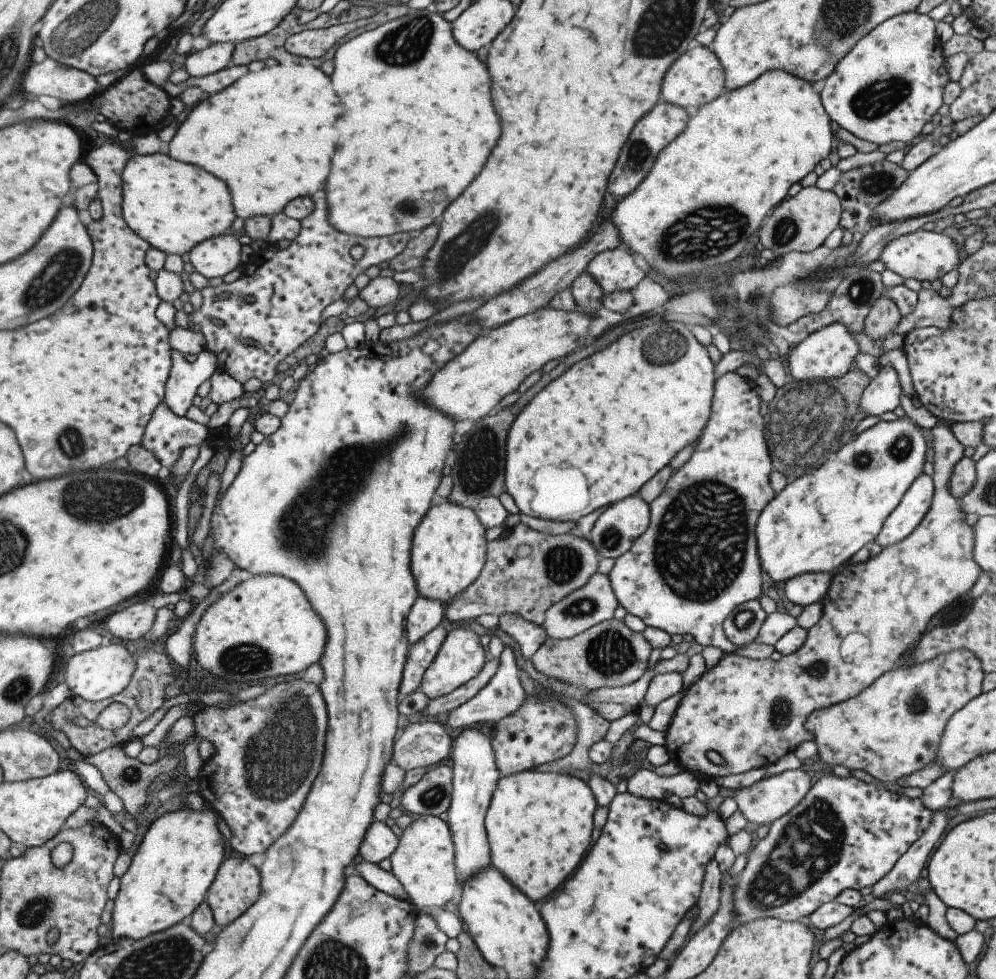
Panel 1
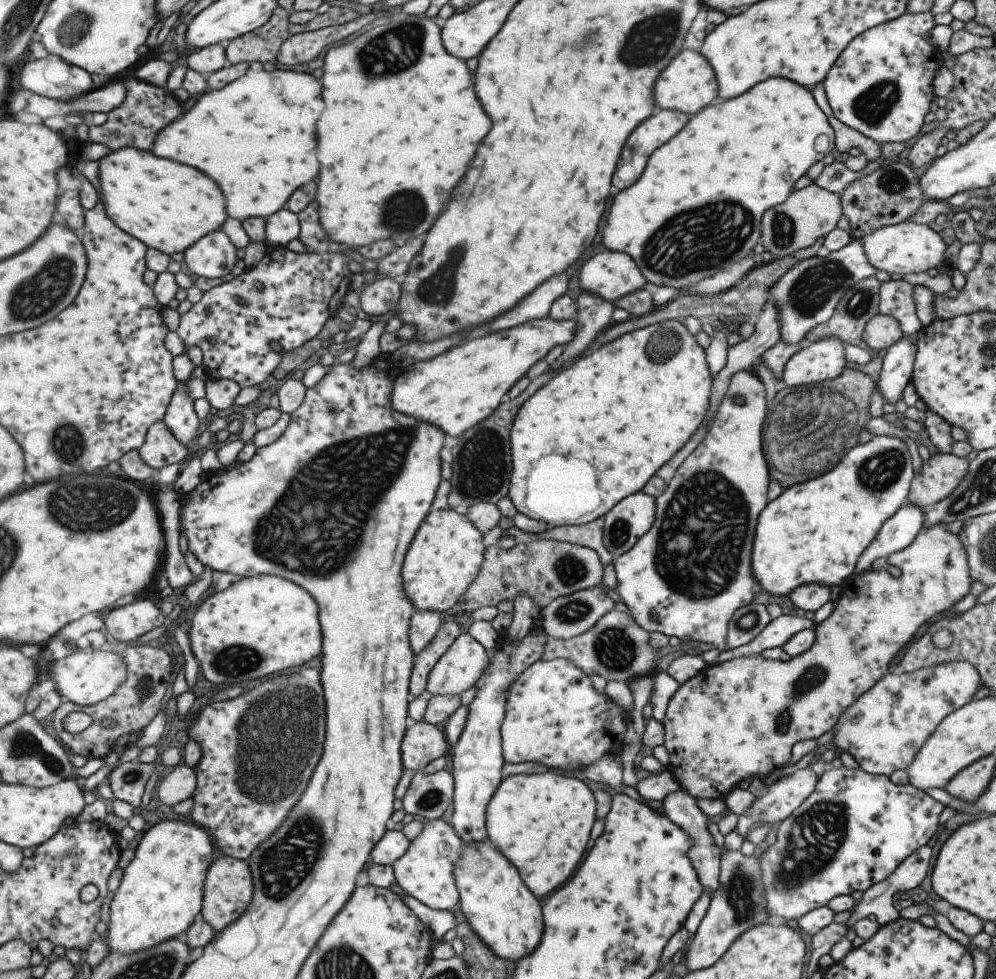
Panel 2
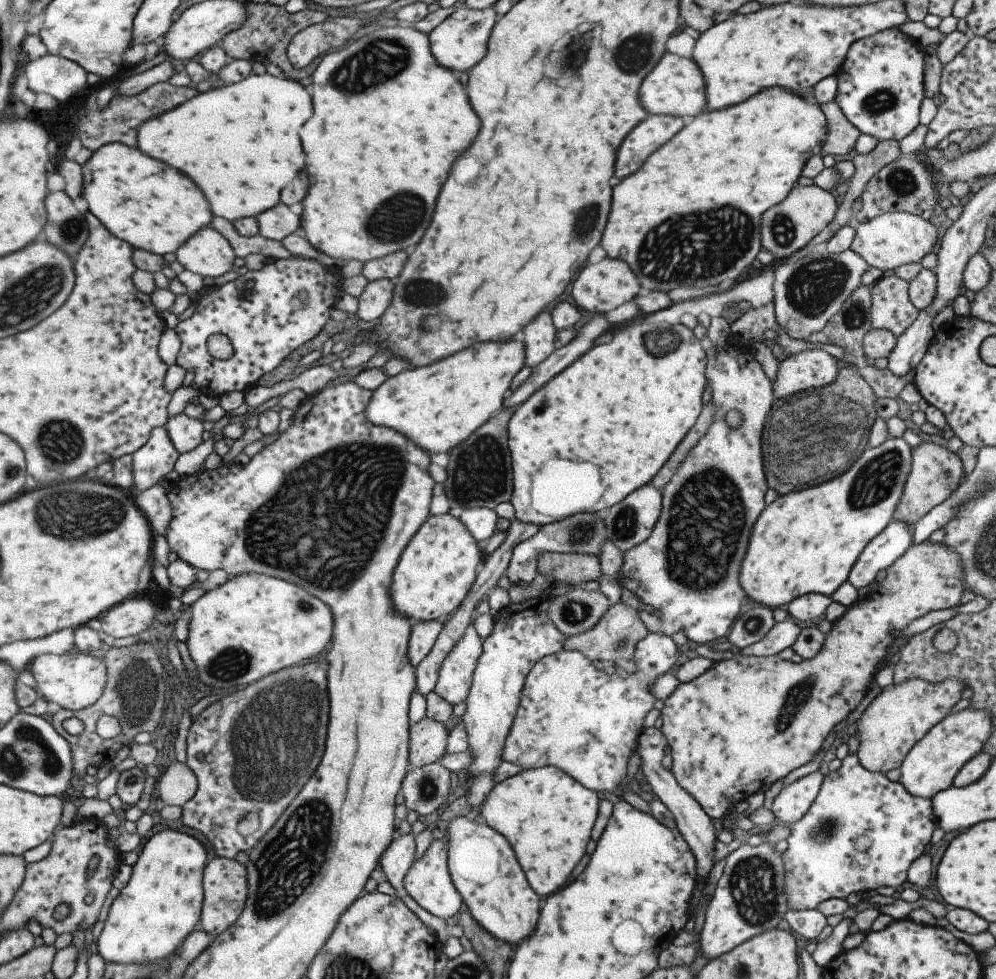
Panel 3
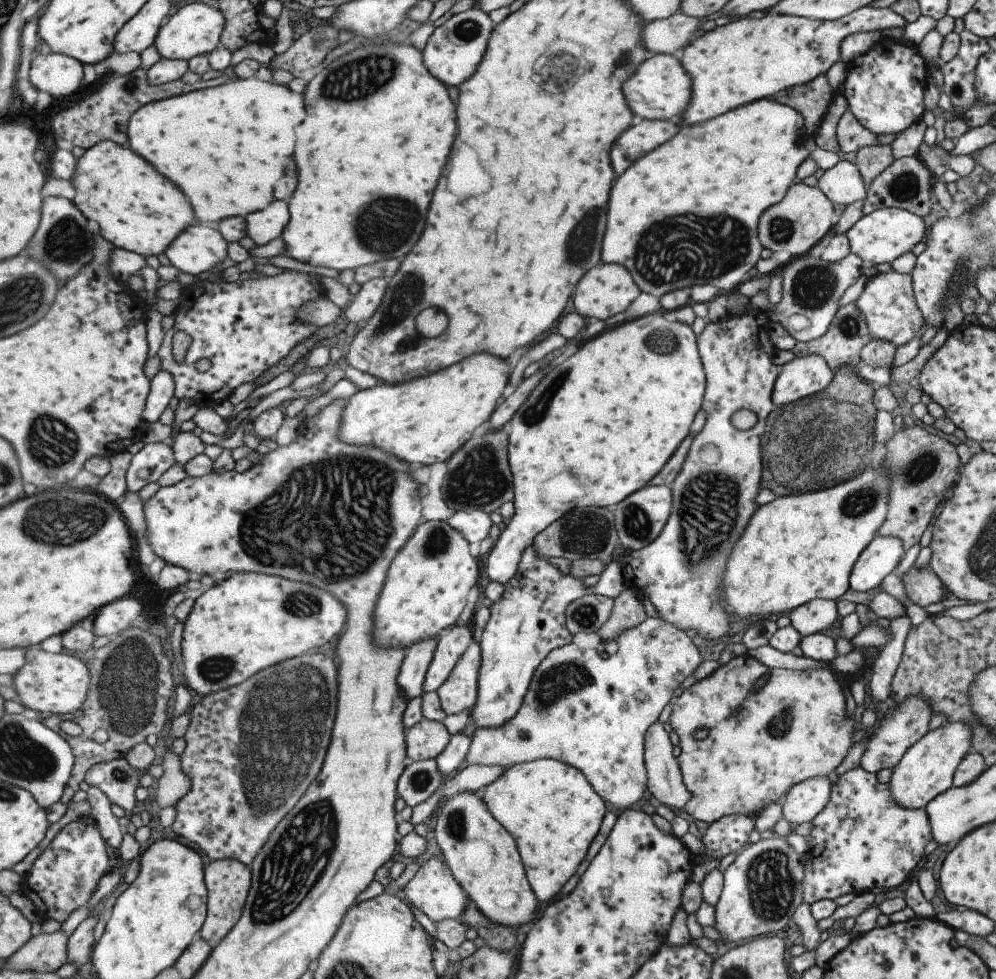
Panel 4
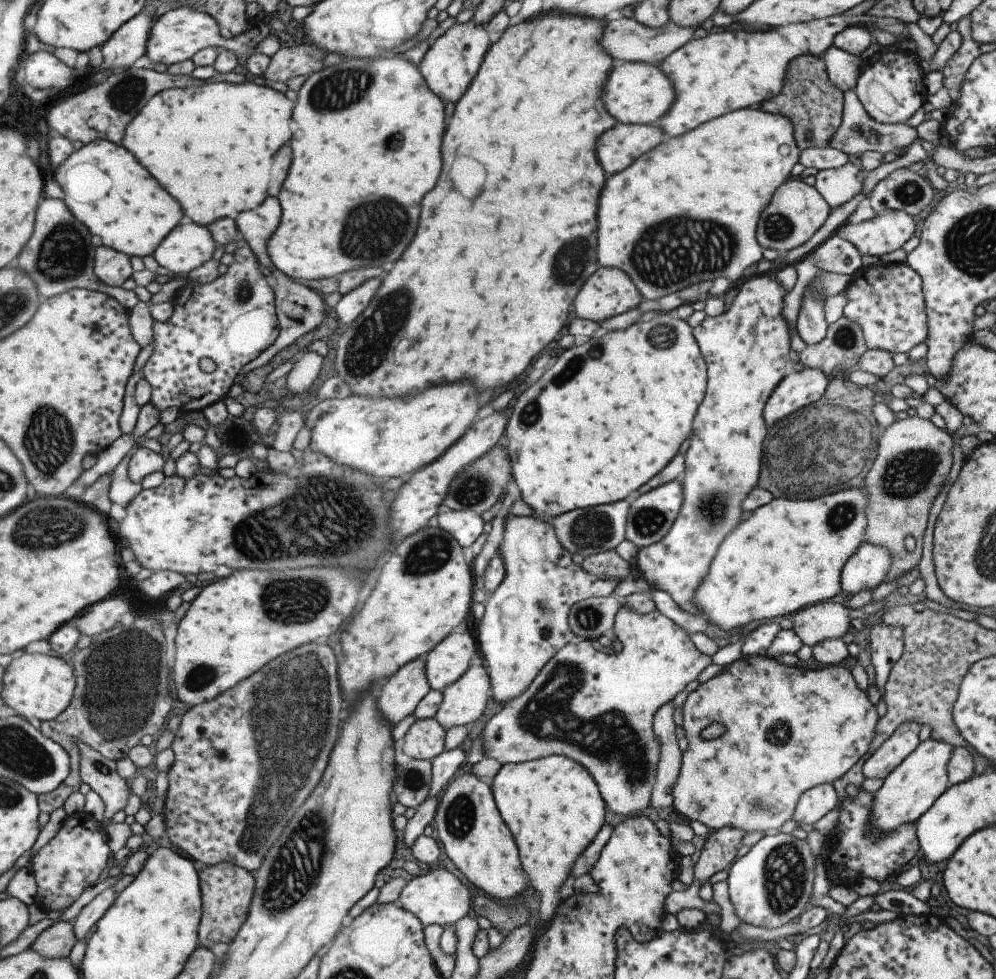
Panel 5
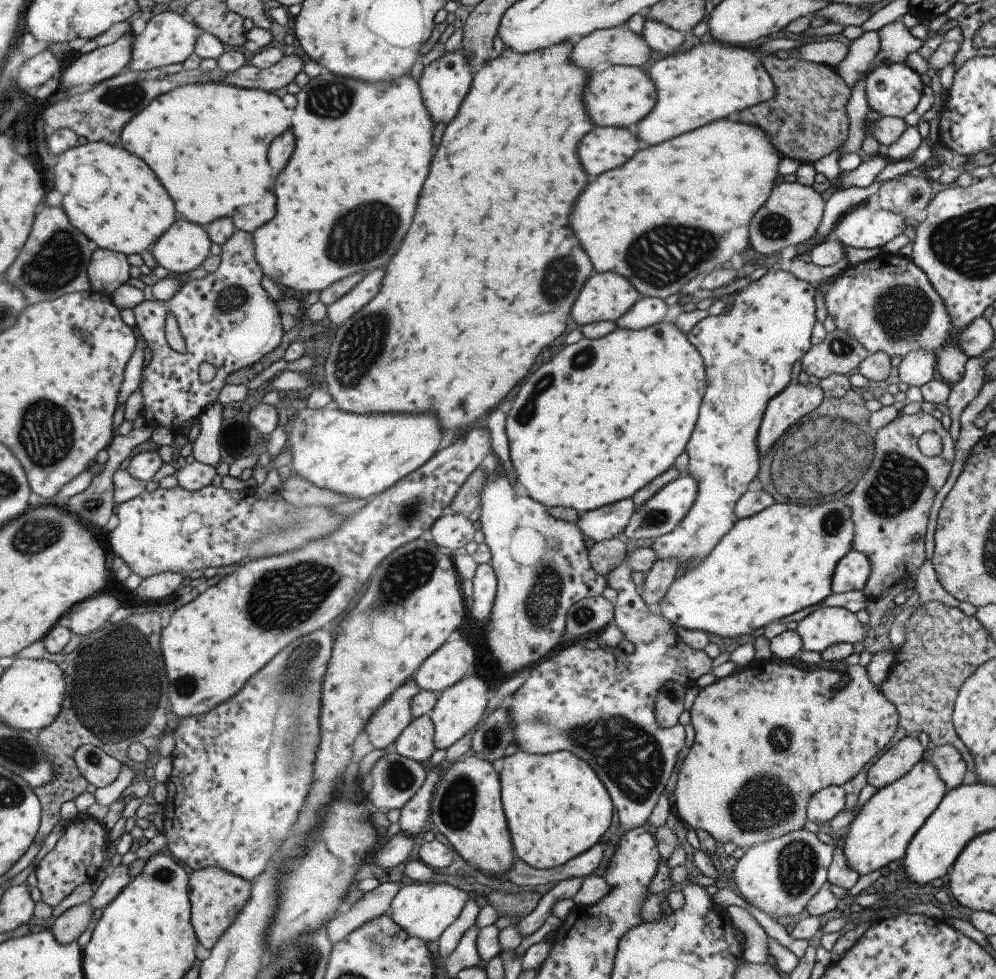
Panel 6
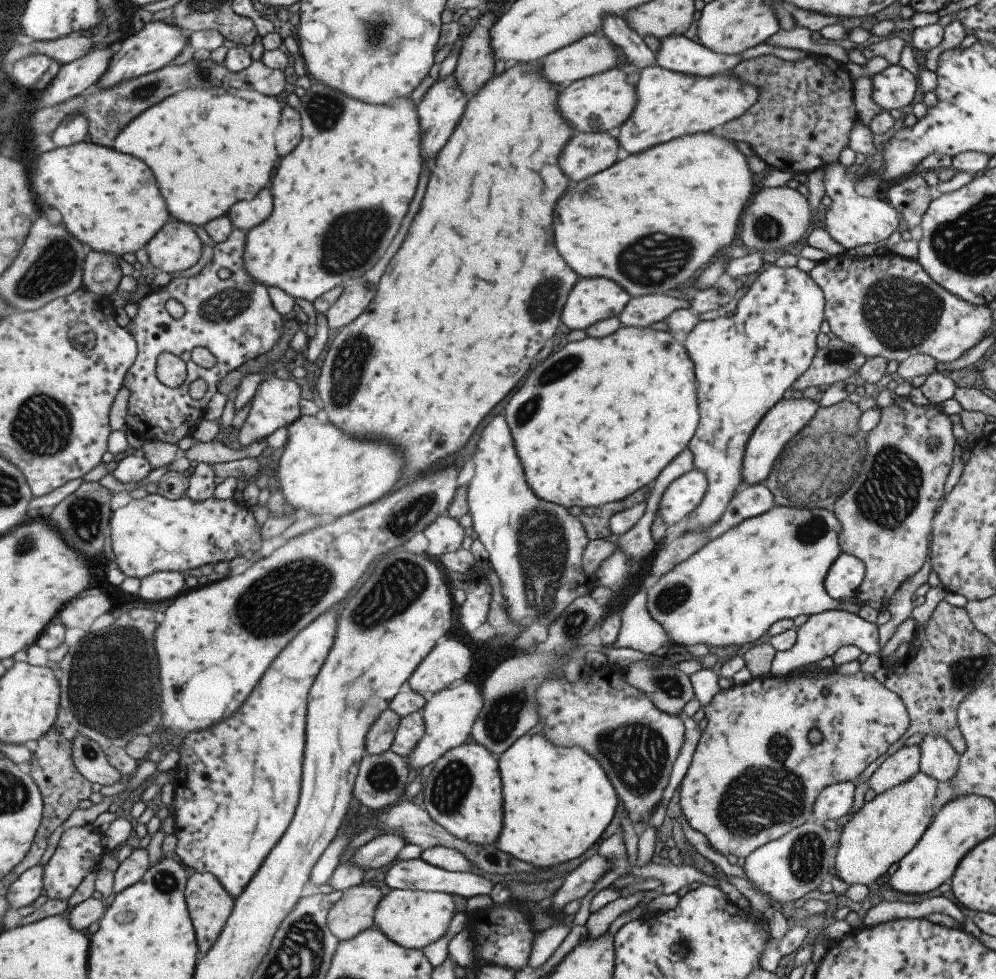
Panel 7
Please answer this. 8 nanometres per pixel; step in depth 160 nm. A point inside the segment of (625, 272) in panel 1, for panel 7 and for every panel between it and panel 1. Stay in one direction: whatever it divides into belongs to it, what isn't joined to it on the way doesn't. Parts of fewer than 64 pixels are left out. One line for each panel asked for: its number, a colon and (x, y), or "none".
2: (610, 274)
3: (602, 285)
4: (607, 288)
5: (608, 292)
6: (606, 296)
7: (591, 299)

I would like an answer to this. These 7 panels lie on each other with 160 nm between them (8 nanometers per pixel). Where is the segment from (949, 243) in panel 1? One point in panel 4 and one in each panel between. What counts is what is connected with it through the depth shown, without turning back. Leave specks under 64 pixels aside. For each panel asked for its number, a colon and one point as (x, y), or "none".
2: (903, 248)
3: (895, 238)
4: (879, 237)

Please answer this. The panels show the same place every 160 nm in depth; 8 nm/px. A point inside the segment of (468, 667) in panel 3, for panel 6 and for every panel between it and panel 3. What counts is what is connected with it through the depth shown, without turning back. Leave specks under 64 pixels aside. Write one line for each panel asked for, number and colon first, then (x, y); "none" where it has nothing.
4: (458, 691)
5: (462, 703)
6: (460, 707)

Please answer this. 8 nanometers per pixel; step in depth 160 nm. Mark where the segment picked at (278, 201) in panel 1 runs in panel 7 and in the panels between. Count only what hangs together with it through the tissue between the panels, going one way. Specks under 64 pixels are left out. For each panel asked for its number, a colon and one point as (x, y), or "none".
2: (256, 137)
3: (238, 142)
4: (225, 146)
5: (206, 144)
6: (207, 142)
7: (210, 149)

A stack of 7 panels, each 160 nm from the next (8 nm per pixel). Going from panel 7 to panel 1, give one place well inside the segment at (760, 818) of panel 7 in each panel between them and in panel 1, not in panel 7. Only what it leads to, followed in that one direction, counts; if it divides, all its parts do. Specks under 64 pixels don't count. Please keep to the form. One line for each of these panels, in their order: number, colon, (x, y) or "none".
1: (751, 712)
2: (736, 719)
3: (745, 723)
4: (760, 742)
5: (787, 730)
6: (767, 737)

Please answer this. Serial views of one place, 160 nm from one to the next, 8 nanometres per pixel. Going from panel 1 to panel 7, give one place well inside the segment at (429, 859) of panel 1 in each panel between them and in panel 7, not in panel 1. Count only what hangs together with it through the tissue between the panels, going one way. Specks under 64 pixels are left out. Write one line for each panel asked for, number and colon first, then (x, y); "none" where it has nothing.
2: (425, 871)
3: (427, 882)
4: (432, 889)
5: (436, 897)
6: (424, 910)
7: (411, 918)

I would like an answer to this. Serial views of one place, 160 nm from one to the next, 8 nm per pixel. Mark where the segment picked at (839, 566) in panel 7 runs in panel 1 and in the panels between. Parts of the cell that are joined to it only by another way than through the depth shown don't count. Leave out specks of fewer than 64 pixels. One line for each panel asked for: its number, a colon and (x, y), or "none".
1: (903, 518)
2: (897, 532)
3: (885, 548)
4: (881, 556)
5: (865, 569)
6: (851, 572)

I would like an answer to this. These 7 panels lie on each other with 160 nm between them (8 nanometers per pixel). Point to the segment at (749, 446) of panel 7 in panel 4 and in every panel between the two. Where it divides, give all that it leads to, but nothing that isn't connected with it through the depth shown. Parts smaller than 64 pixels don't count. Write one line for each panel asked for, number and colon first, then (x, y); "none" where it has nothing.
4: (805, 376)
5: (799, 389)
6: (797, 400)

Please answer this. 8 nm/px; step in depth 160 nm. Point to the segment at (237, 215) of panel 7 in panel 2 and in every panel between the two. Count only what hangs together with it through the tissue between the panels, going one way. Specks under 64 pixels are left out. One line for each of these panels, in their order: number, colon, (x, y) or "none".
2: (279, 228)
3: (276, 223)
4: (264, 225)
5: (255, 226)
6: (249, 218)

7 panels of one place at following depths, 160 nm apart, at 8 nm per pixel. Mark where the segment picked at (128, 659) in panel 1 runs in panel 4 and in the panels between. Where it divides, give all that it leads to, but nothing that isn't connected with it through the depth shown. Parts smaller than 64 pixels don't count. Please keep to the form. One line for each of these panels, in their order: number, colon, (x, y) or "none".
2: (87, 678)
3: (75, 682)
4: (59, 683)

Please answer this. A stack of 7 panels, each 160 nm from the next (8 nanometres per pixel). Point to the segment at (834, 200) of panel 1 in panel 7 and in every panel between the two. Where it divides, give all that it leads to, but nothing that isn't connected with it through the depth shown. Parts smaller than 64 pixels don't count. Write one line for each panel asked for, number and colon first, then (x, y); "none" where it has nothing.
2: (810, 213)
3: (786, 228)
4: (803, 216)
5: (795, 211)
6: (792, 213)
7: (777, 216)

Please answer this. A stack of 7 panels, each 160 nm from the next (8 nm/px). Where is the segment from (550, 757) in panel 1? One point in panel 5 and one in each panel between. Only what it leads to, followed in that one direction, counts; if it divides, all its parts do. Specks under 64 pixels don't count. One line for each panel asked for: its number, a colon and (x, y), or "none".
2: (552, 716)
3: (586, 723)
4: (590, 713)
5: (596, 709)

